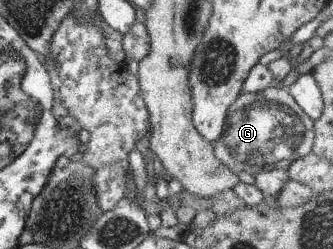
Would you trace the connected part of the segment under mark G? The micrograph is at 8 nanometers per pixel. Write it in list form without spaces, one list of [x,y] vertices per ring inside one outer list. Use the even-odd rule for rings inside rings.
[[[279,85],[239,94],[227,109],[221,136],[211,143],[213,154],[233,174],[243,171],[252,175],[260,170],[286,168],[288,163],[312,152],[312,121],[288,91]]]

